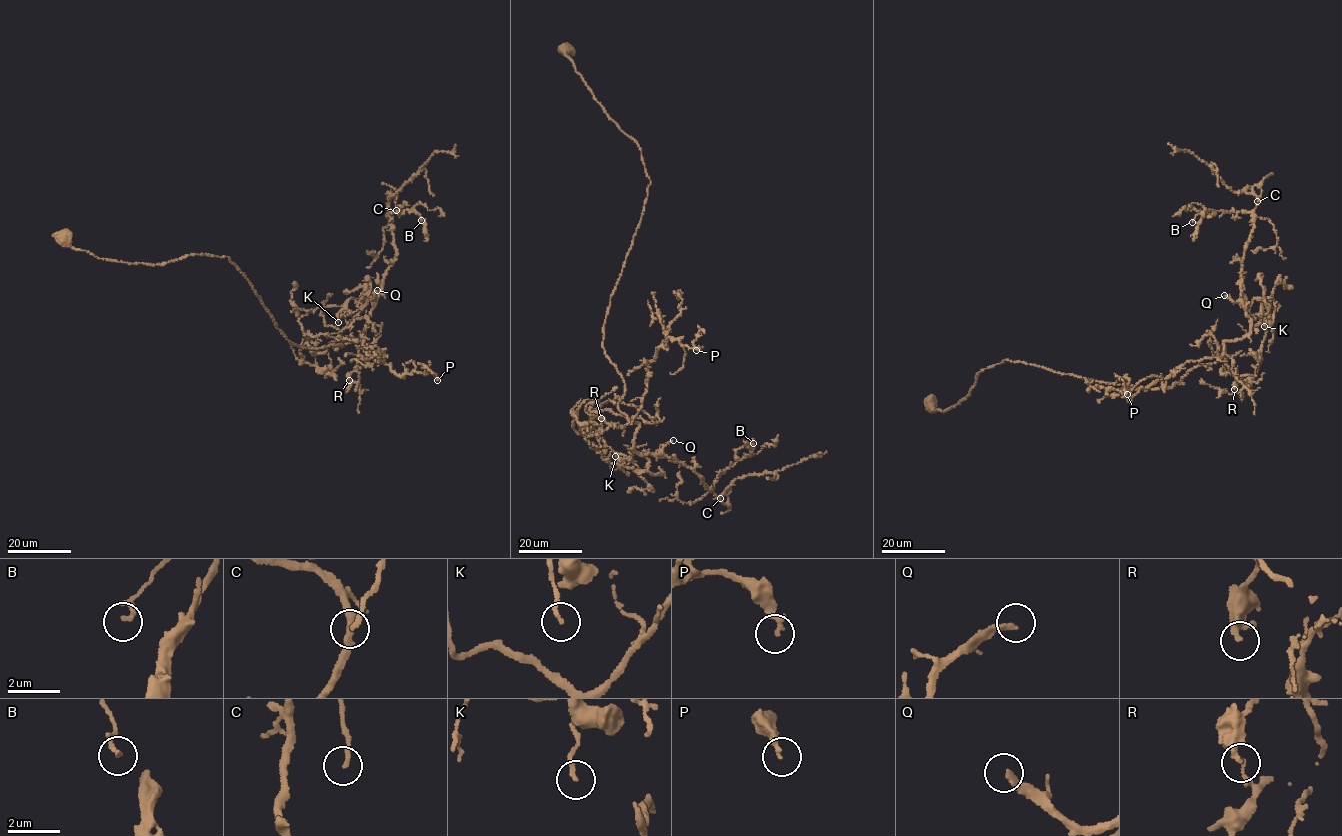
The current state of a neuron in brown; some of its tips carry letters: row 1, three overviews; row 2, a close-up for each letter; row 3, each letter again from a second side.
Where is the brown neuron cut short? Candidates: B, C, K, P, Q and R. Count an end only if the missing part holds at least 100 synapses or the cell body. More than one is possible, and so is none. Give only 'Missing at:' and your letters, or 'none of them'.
Missing at: Q

